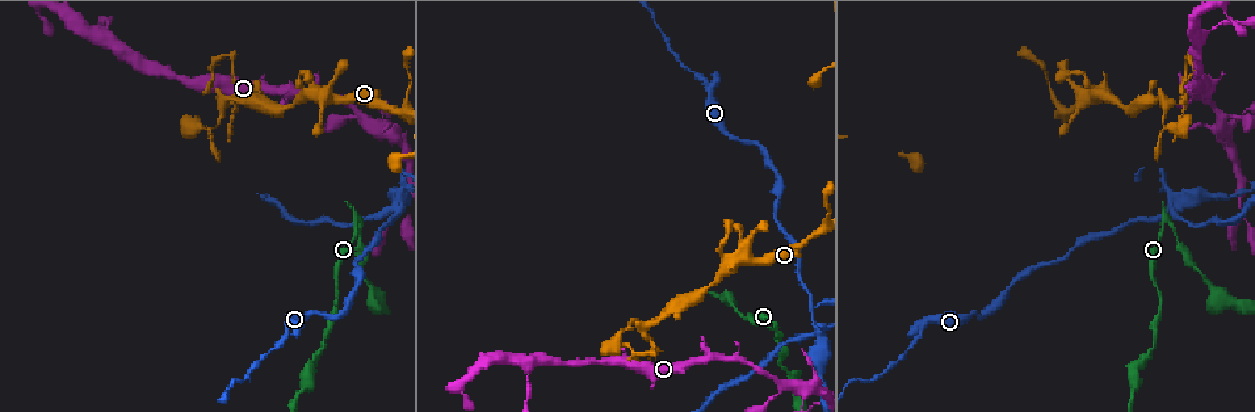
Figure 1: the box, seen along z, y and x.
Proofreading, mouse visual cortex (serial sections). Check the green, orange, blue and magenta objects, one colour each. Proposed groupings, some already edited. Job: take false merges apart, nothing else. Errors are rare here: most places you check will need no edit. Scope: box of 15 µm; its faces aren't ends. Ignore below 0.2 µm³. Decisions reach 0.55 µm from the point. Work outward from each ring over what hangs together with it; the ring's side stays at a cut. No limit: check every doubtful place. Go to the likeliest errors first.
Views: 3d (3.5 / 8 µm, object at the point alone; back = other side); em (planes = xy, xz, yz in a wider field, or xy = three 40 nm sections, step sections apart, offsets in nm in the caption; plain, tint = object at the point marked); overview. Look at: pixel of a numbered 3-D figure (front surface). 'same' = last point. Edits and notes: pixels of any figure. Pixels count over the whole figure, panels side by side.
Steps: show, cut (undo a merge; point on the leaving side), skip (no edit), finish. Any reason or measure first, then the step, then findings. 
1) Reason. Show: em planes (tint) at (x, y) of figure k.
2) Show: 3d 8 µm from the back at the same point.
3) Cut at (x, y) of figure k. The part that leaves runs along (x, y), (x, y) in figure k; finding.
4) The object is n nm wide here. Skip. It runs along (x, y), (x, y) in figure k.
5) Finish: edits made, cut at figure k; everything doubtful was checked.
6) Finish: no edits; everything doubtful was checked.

Looks like a crossing. Show: 3d 3.5 µm at (1169, 211) of figure 1.

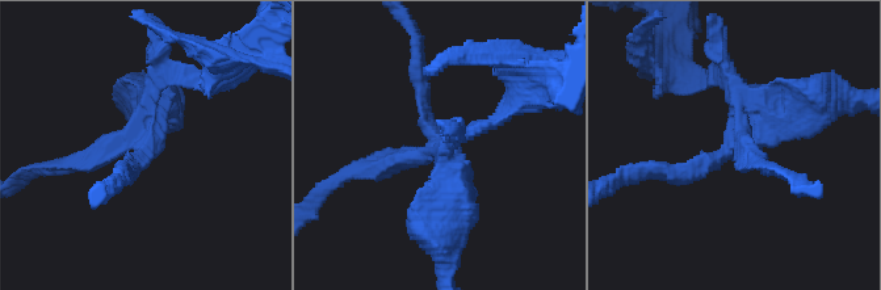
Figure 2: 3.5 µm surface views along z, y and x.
Show: em xy step 5 (tint) at (145, 145) of figure 2.

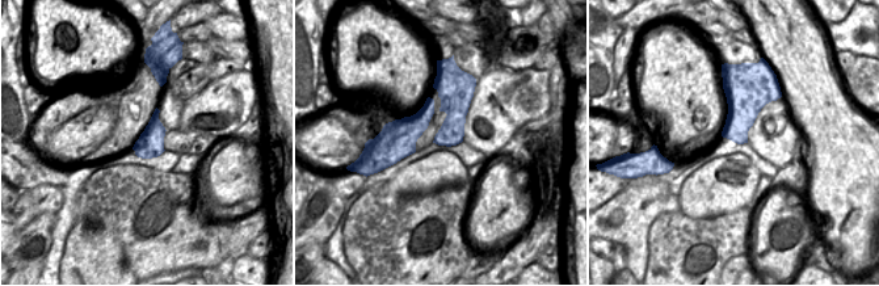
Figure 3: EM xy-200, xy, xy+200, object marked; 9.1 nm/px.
Cut at (183, 80) of figure 2. The part that leaves runs along (138, 142), (33, 173) in figure 2; a second cell is stuck on.

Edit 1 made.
Abrupt turn. Show: 3d 8 µm from the back at (1164, 218) of figure 1.

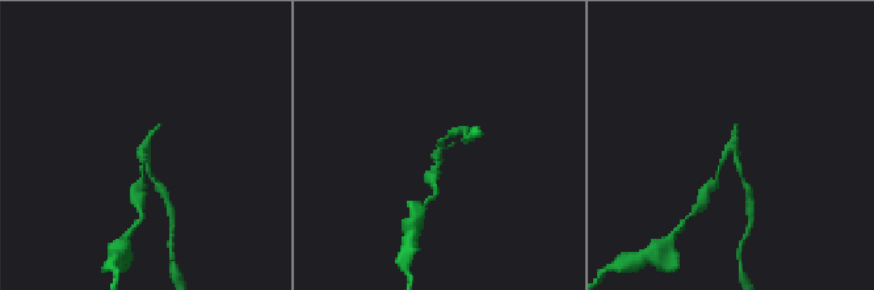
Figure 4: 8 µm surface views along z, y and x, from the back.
Show: 3d 3.5 µm at (731, 151) of figure 4.

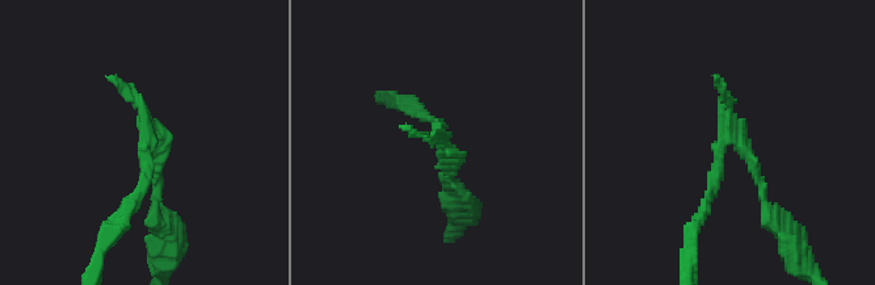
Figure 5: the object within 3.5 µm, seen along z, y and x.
Cut at (158, 177) of figure 5. The part that leaves runs along (728, 134), (793, 243) in figure 5; a second cell is stuck on.

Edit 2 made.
Calibre changes. Show: 3d 3.5 µm at (618, 336) of figure 1.

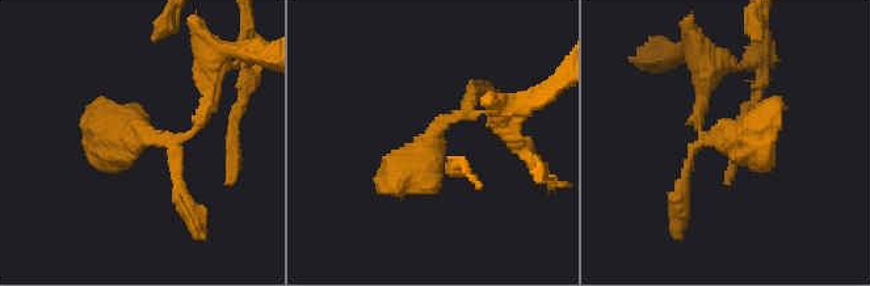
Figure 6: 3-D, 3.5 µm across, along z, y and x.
Show: em xy step 3 (tint) at (139, 132) of figure 6.

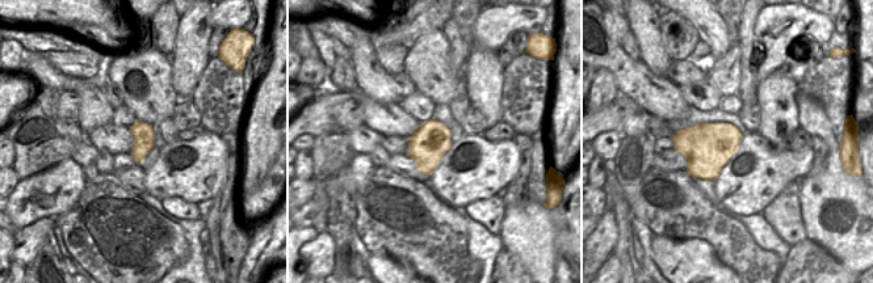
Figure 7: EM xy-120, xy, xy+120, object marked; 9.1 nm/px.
Skip. It runs along (500, 114), (455, 114), (391, 189) in figure 6; continuous, no second cell.

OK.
Finish: edits made, cut at figure 2, cut at figure 5; everything doubtful was checked.

